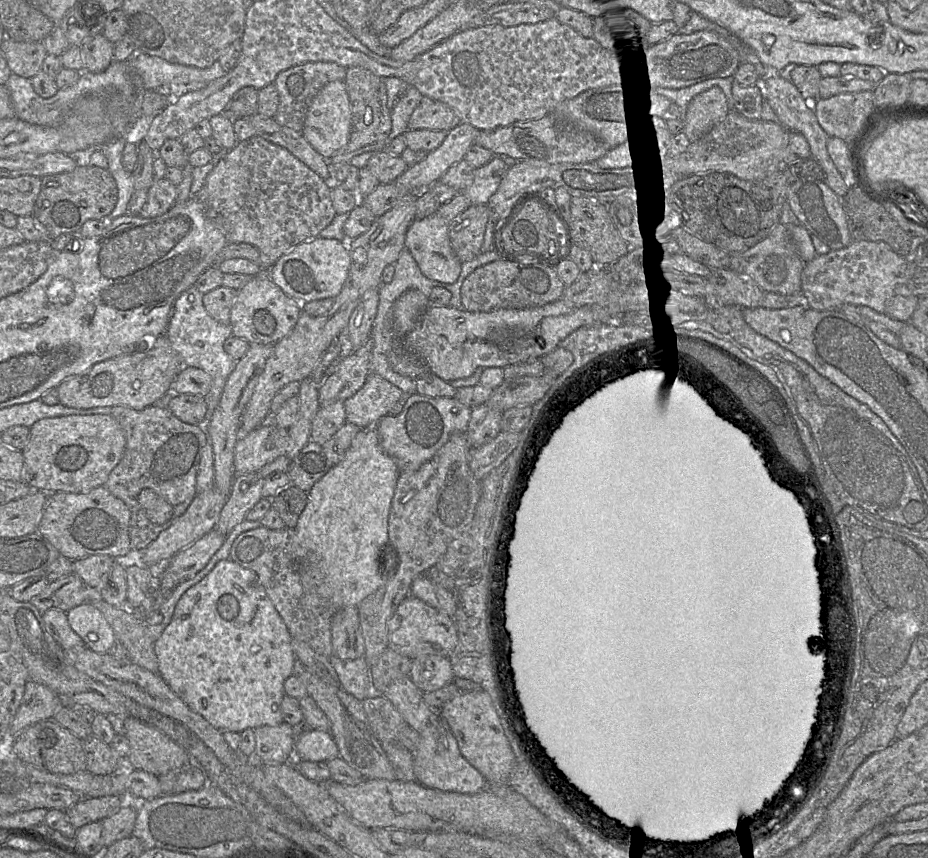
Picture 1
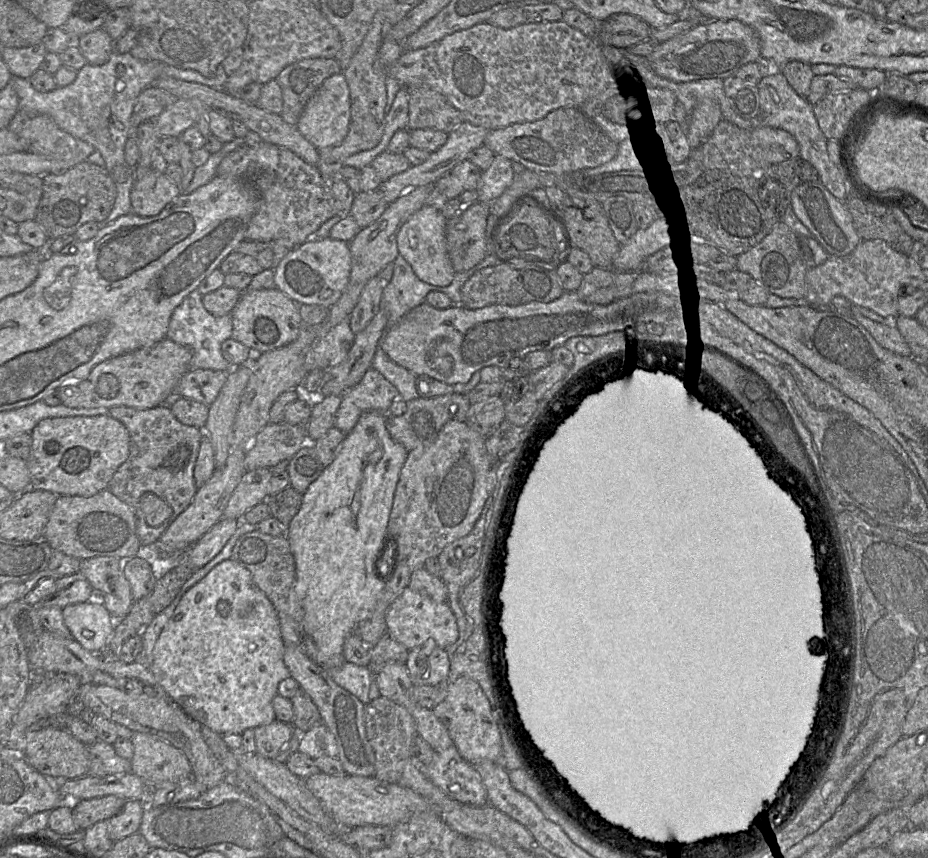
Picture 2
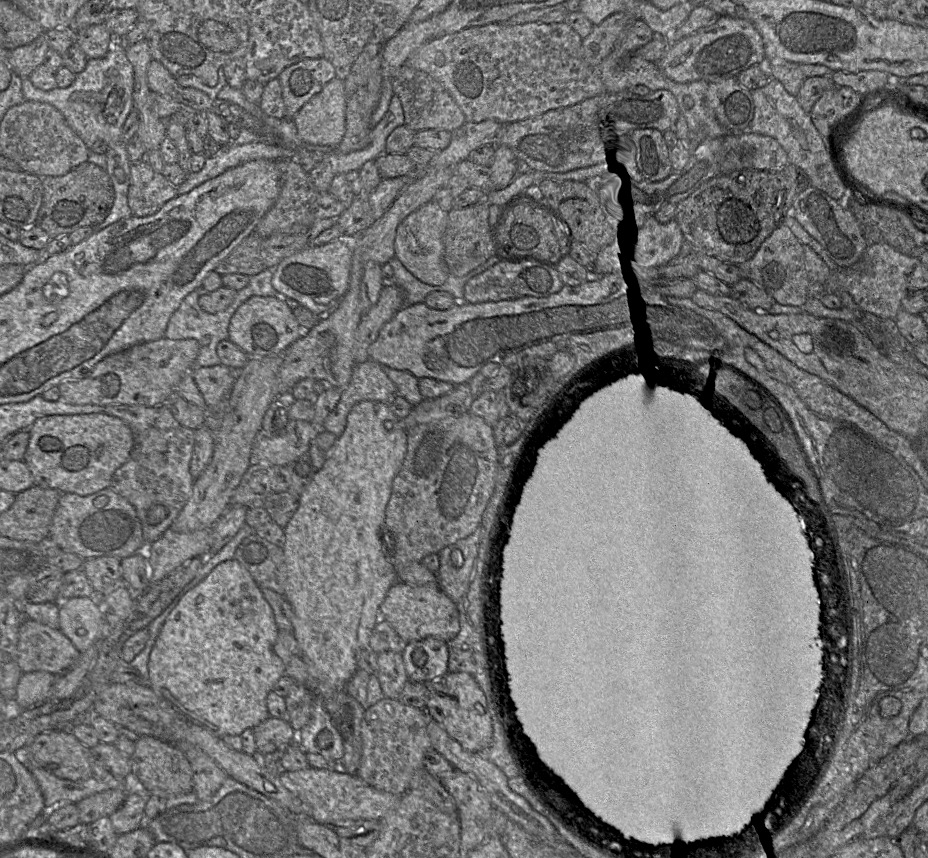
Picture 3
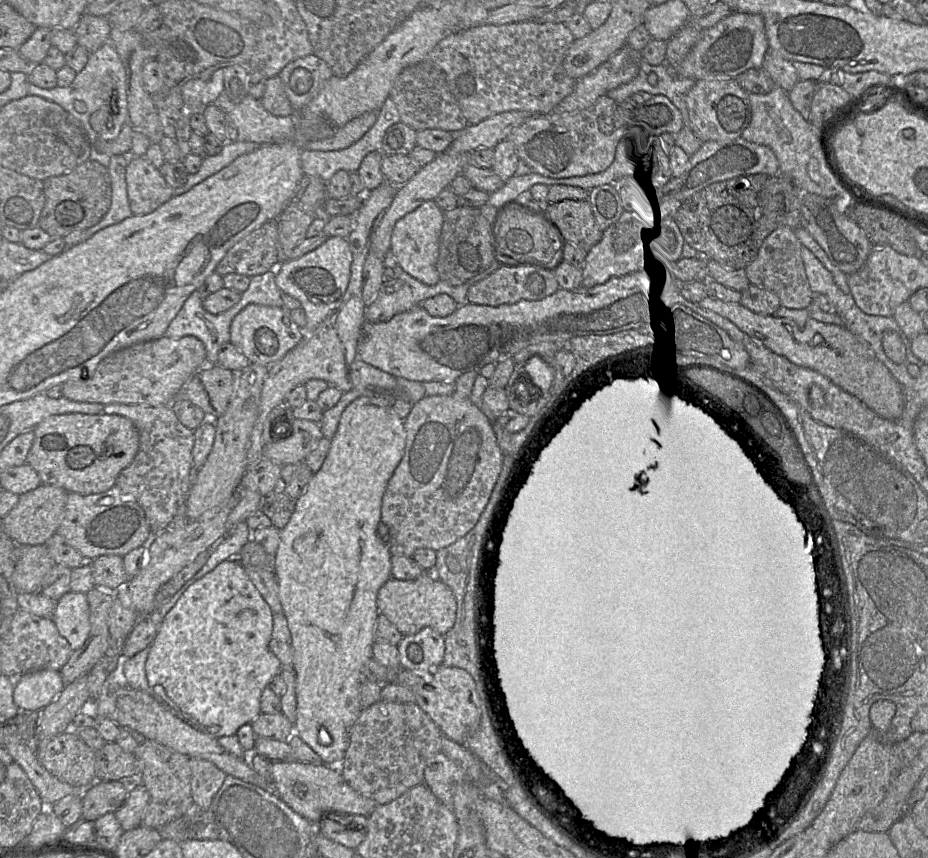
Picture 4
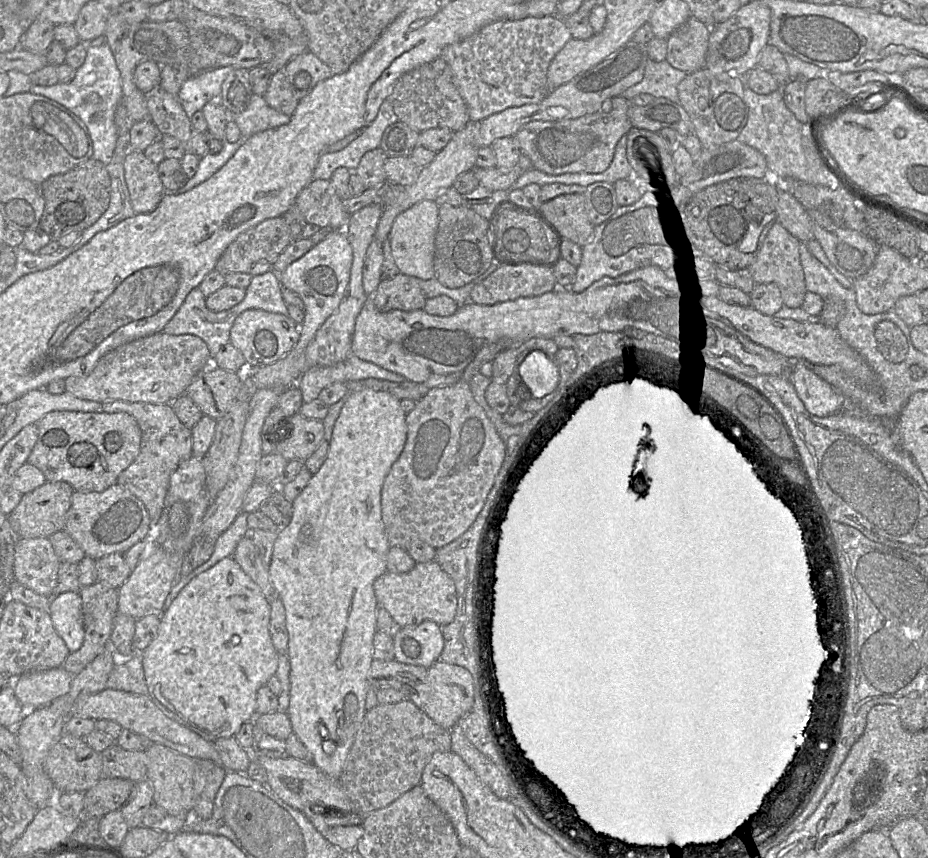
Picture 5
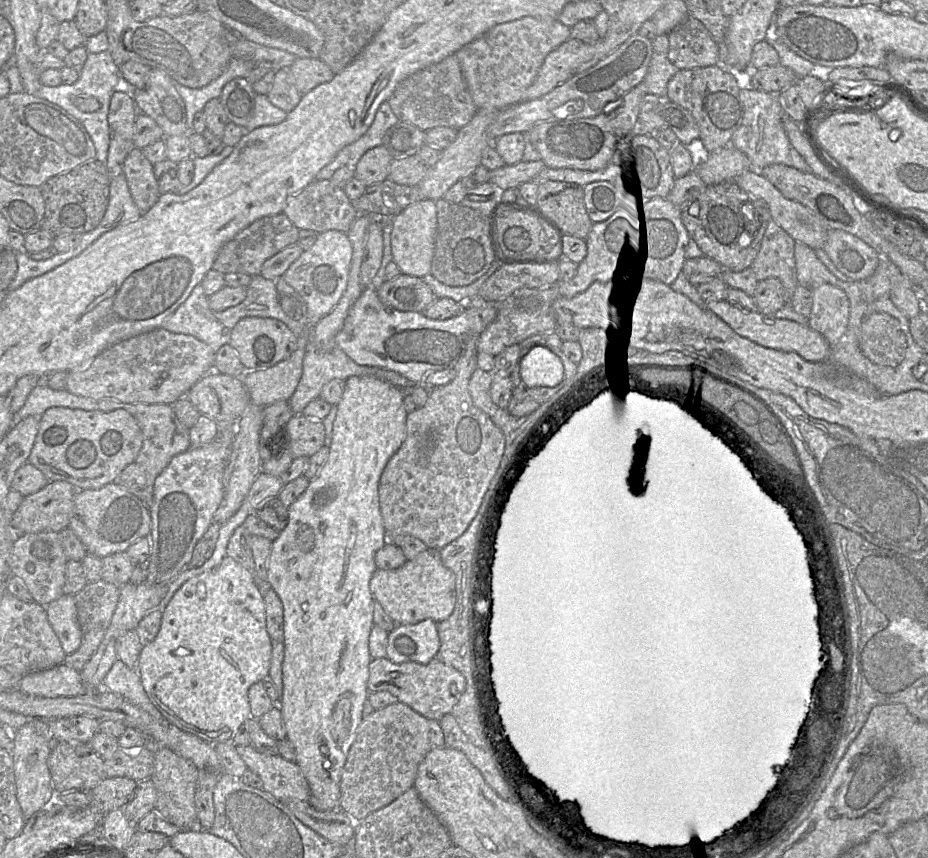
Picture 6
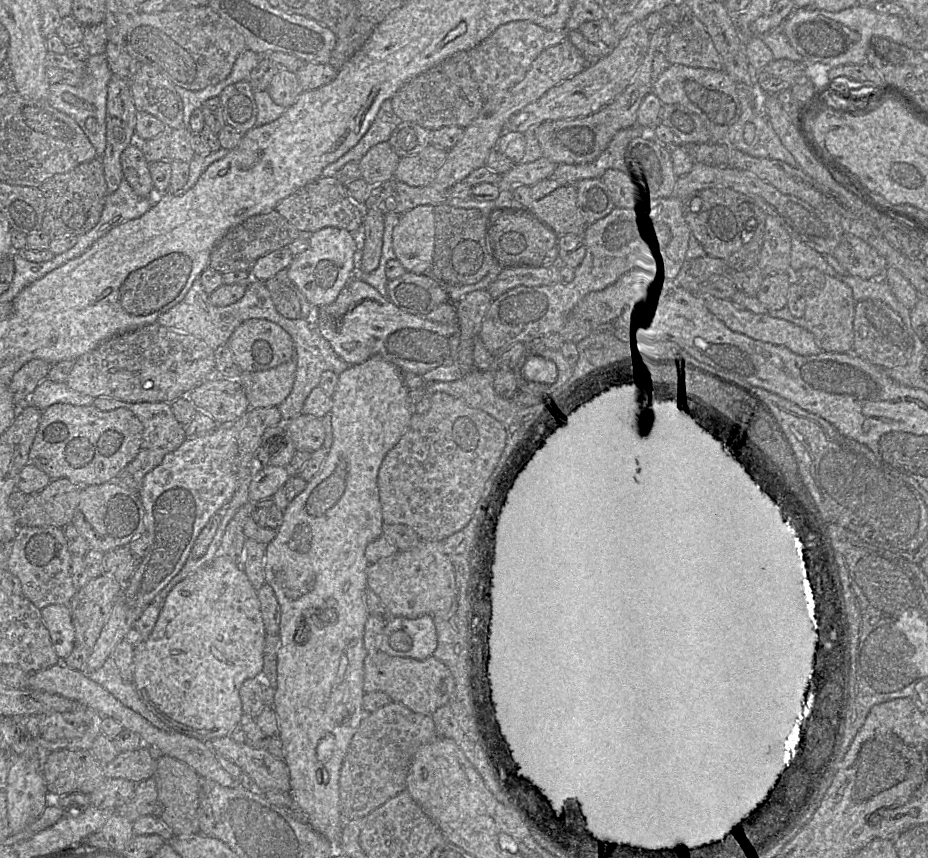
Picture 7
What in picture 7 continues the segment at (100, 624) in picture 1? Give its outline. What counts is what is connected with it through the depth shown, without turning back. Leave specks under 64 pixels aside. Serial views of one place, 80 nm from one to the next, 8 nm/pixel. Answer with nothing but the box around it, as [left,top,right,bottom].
[41,604,75,660]

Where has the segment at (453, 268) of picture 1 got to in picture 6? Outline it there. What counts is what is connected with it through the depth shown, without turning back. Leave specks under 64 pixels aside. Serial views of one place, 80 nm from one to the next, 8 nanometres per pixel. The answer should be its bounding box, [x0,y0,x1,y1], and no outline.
[391,199,436,278]

